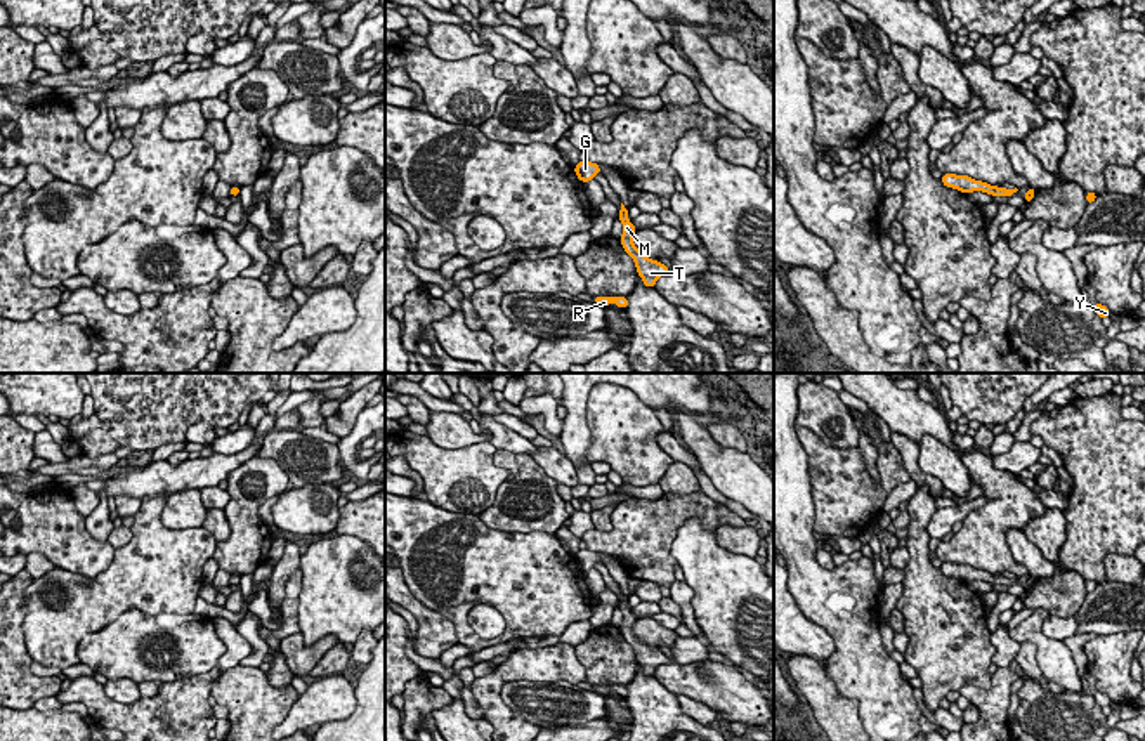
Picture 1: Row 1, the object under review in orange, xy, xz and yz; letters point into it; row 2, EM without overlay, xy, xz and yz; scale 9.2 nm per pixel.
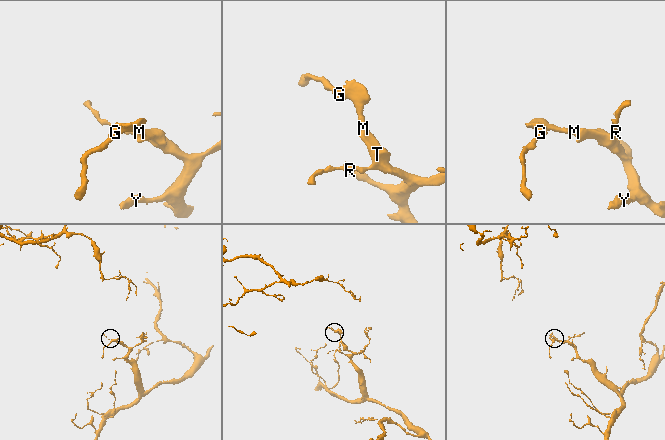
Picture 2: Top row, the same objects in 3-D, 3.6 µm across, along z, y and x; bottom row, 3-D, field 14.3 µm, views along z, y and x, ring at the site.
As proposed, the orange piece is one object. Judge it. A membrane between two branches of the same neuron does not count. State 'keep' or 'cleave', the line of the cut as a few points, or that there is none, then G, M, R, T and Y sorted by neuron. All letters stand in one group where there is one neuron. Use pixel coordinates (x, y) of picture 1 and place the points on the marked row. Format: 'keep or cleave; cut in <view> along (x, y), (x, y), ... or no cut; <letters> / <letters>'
keep; no cut; G M R T Y

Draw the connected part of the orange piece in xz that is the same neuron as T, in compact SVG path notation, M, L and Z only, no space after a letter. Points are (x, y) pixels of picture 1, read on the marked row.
M621 203L621 210L618 213L618 219L623 224L623 236L619 238L619 243L623 245L625 252L633 259L637 274L642 278L644 285L647 288L654 288L656 279L661 276L668 276L670 269L661 264L659 260L647 259L635 245L633 245L633 234L637 227L628 219L628 208Z

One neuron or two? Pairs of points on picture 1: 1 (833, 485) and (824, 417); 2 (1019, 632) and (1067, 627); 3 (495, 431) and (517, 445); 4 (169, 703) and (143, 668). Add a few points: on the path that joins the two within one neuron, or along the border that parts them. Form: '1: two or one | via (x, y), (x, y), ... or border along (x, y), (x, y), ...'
1: two | border along (797, 424), (807, 426), (826, 445), (857, 446)
2: two | border along (1050, 613), (1043, 622), (1043, 632), (1062, 641)
3: one | via (500, 436), (512, 441)
4: two | border along (200, 674), (160, 684)

